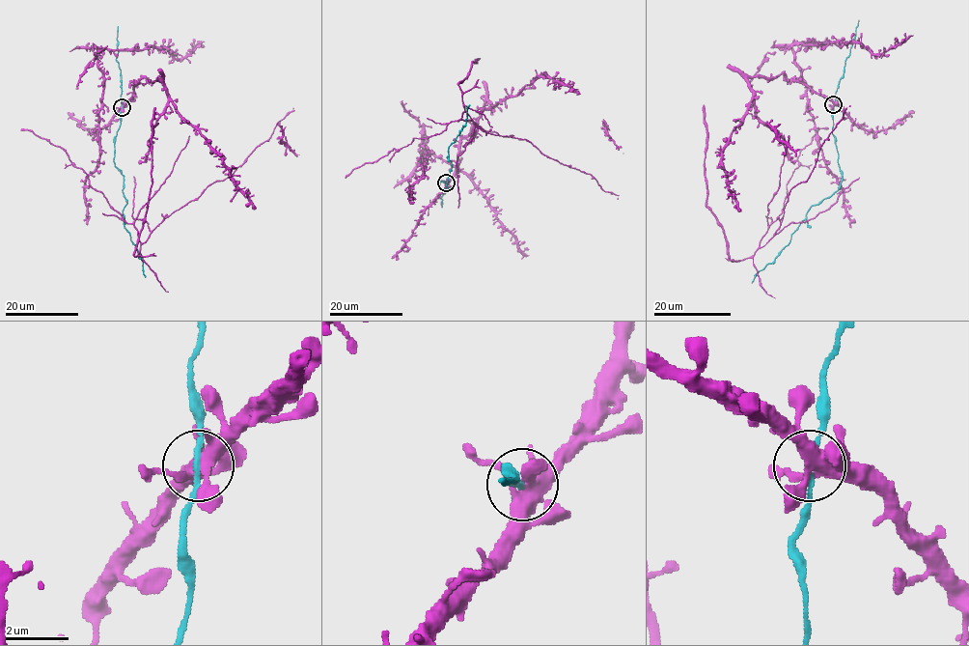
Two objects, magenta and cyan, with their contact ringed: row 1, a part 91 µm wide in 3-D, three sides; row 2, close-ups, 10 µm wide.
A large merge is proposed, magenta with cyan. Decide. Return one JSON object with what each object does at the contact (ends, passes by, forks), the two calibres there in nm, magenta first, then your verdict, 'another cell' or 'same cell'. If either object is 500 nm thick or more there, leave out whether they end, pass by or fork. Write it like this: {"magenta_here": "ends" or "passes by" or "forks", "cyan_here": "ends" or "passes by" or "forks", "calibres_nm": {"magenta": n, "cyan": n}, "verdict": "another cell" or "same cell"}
{"magenta_here": "forks", "cyan_here": "passes by", "calibres_nm": {"magenta": 440, "cyan": 160}, "verdict": "same cell"}

